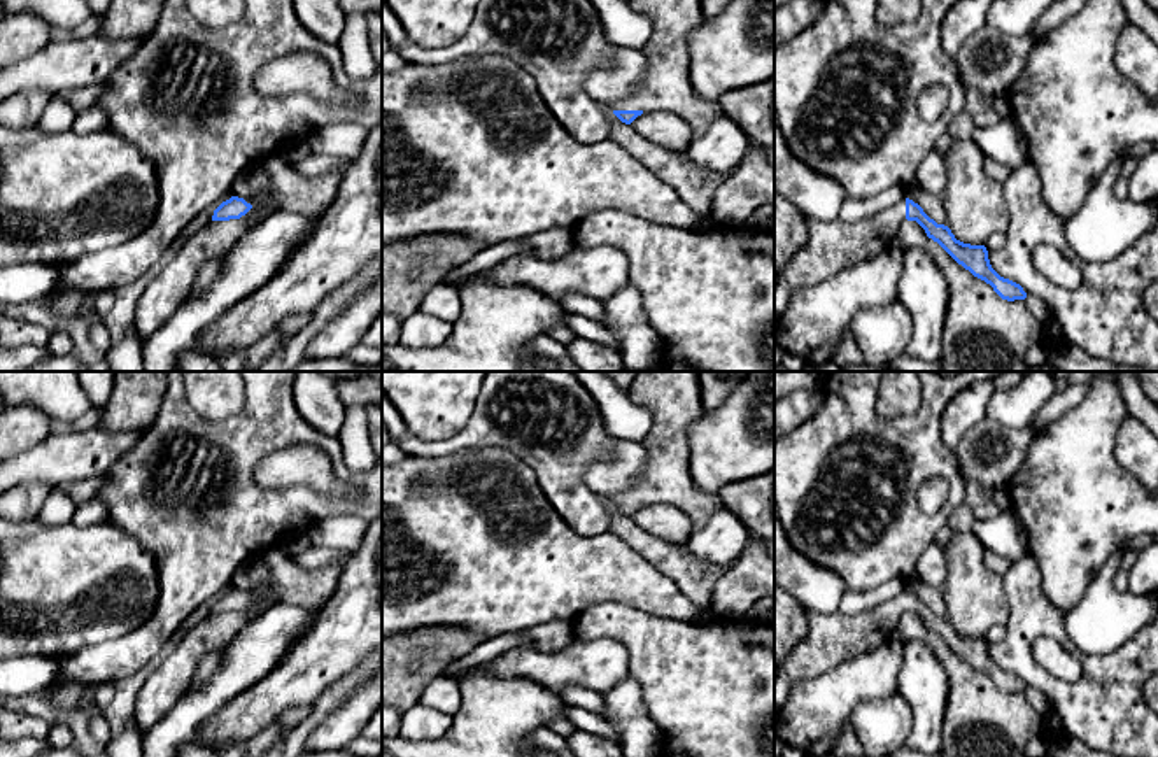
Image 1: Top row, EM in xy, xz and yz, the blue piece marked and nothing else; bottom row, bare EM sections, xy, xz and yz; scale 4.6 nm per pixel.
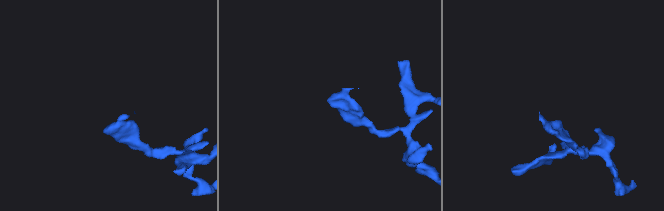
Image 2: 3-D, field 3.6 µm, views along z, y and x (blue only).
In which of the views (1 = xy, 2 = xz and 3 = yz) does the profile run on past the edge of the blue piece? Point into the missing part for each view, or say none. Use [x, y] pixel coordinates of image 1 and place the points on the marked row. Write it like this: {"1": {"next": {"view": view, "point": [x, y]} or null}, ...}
{"1": {"next": {"view": "xy", "point": [288, 190]}}, "2": {"next": {"view": "xz", "point": [666, 86]}}, "3": {"next": {"view": "yz", "point": [833, 246]}}}

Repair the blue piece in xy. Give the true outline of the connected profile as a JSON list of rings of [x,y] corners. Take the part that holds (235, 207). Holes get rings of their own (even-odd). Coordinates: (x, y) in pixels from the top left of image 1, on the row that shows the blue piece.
[[[270,156],[263,168],[268,173],[268,191],[259,198],[238,198],[217,203],[212,221],[247,219],[265,202],[275,205],[275,212],[296,212],[305,217],[319,217],[333,202],[342,175],[336,170],[319,177],[305,177],[282,156]]]

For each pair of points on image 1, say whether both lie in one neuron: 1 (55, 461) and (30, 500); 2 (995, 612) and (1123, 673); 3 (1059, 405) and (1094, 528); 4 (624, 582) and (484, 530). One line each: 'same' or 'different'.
1: different
2: different
3: different
4: same

